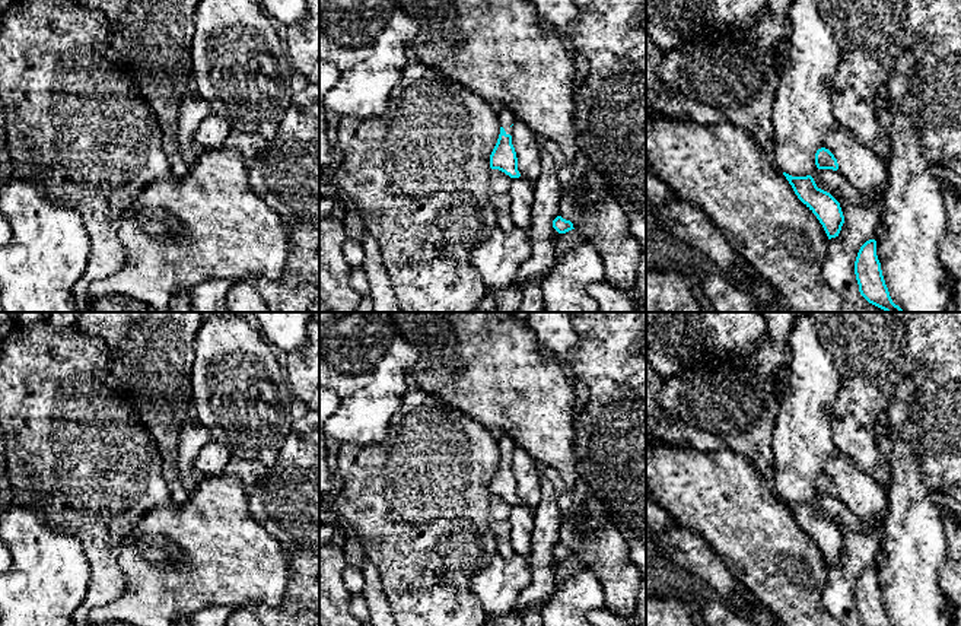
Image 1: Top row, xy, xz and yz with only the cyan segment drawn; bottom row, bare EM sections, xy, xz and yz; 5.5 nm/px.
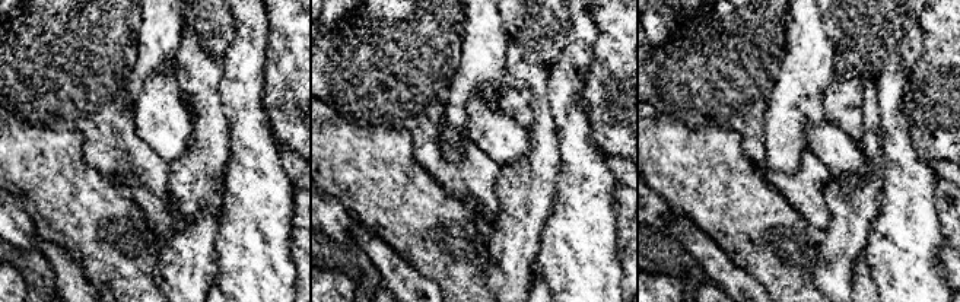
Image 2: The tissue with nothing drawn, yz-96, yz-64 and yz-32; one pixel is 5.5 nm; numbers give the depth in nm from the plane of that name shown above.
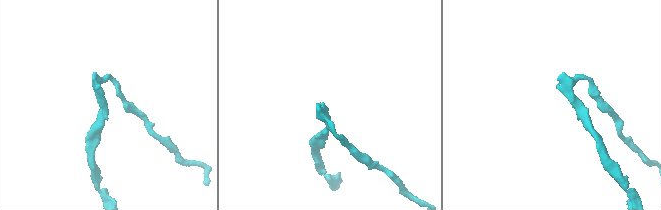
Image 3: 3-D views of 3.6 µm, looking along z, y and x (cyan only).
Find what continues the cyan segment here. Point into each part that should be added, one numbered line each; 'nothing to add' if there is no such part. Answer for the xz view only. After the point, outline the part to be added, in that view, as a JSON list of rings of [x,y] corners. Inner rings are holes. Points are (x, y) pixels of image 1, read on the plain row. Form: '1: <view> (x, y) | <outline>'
1: xz (506, 445) | [[[500,430],[494,432],[494,436],[496,436],[496,441],[499,444],[500,454],[505,455],[506,461],[512,463],[512,454],[510,452],[516,447],[513,439],[509,435],[506,435],[506,433],[500,432]]]

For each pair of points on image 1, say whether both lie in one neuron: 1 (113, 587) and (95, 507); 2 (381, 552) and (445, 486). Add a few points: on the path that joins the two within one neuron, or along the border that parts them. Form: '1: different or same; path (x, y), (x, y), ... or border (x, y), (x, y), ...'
1: same; path (104, 566), (102, 546), (95, 527)
2: same; path (398, 534), (403, 530), (403, 521), (428, 504)

